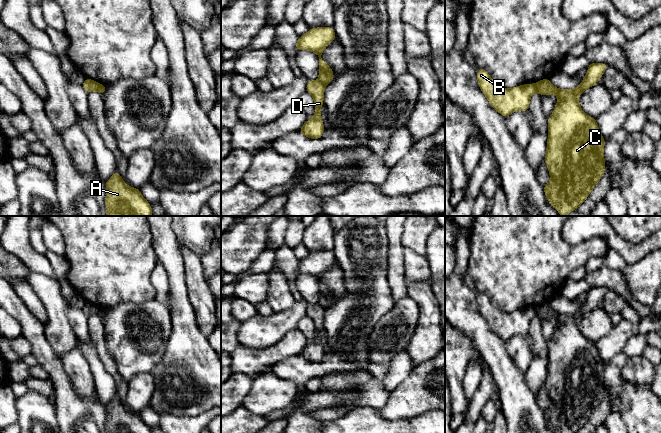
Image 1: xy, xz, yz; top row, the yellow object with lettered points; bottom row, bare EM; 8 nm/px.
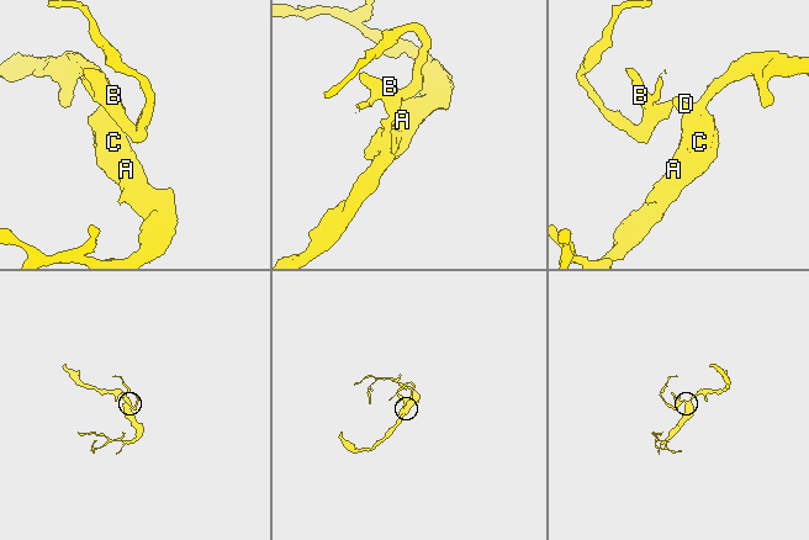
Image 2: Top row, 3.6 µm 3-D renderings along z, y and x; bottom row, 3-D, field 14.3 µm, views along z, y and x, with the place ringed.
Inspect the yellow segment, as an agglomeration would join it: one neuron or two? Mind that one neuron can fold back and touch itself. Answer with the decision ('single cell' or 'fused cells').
fused cells

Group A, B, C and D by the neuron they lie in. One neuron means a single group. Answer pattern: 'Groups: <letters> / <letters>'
Groups: A C D / B

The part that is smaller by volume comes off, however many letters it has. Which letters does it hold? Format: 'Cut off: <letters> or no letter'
Cut off: B

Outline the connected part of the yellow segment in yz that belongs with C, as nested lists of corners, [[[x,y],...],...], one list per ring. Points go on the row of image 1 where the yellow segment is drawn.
[[[590,63],[587,75],[575,89],[558,89],[548,78],[534,84],[536,92],[540,95],[555,94],[559,99],[552,115],[548,118],[548,141],[544,161],[551,181],[543,187],[547,200],[561,216],[576,210],[605,172],[606,164],[603,156],[605,139],[601,136],[596,118],[582,111],[578,98],[584,90],[599,82],[608,67],[605,63]]]

